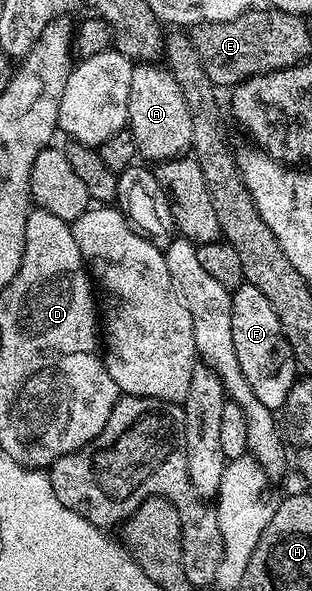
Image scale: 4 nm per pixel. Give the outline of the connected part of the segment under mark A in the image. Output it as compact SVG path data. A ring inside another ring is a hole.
M156 62L137 63L130 74L130 102L128 103L127 127L127 131L132 133L136 143L137 153L145 161L152 160L148 162L173 160L176 156L185 155L192 147L191 126L191 114L190 110L187 109L182 90L179 89L178 82L175 81L167 67Z

